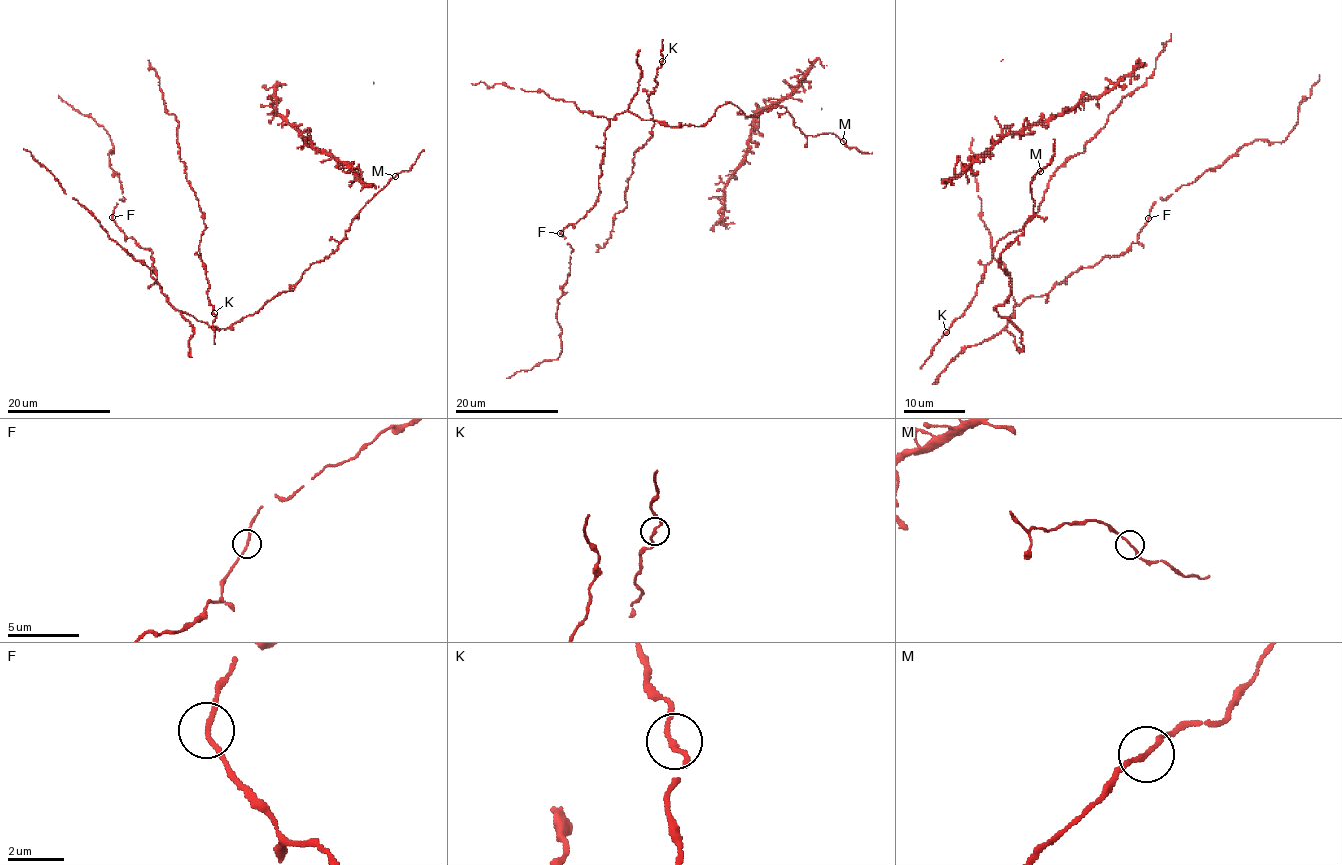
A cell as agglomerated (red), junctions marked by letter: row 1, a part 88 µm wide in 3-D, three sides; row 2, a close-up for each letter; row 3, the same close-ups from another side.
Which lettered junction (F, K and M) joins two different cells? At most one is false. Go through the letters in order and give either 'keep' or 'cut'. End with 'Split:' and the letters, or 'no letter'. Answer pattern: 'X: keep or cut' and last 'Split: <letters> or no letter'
F: keep
K: keep
M: keep
Split: no letter

